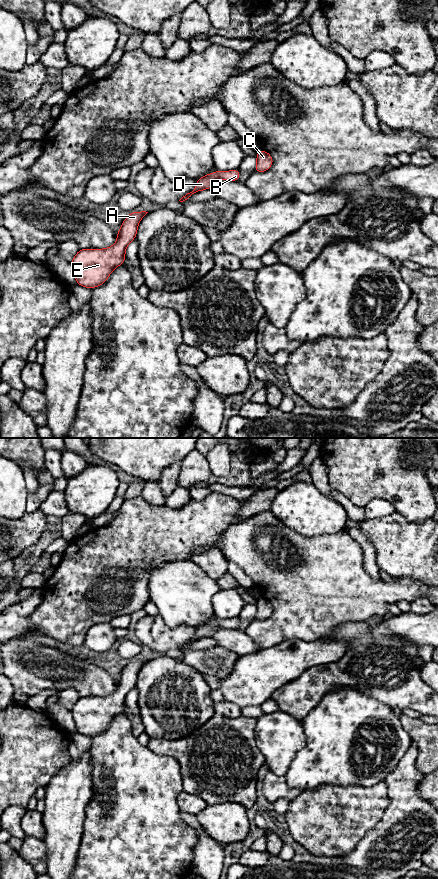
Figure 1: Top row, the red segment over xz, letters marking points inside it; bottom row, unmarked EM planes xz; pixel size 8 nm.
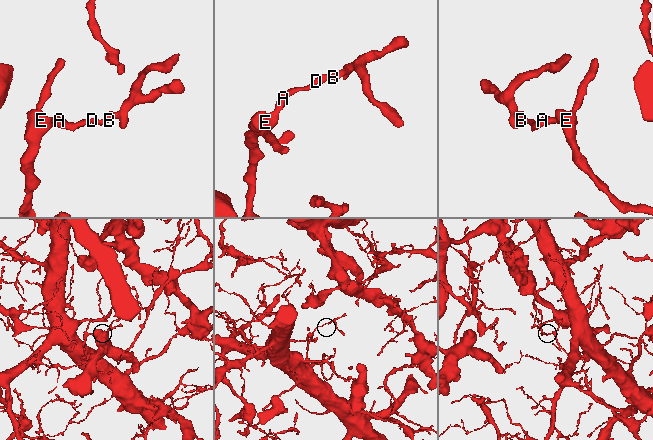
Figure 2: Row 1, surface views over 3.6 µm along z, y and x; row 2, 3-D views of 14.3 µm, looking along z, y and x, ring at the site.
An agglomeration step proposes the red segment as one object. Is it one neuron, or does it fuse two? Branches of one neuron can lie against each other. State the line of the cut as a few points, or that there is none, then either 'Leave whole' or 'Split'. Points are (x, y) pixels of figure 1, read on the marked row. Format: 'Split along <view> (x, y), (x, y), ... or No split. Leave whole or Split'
No split. Leave whole

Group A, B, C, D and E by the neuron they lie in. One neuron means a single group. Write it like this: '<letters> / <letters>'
A B C D E

